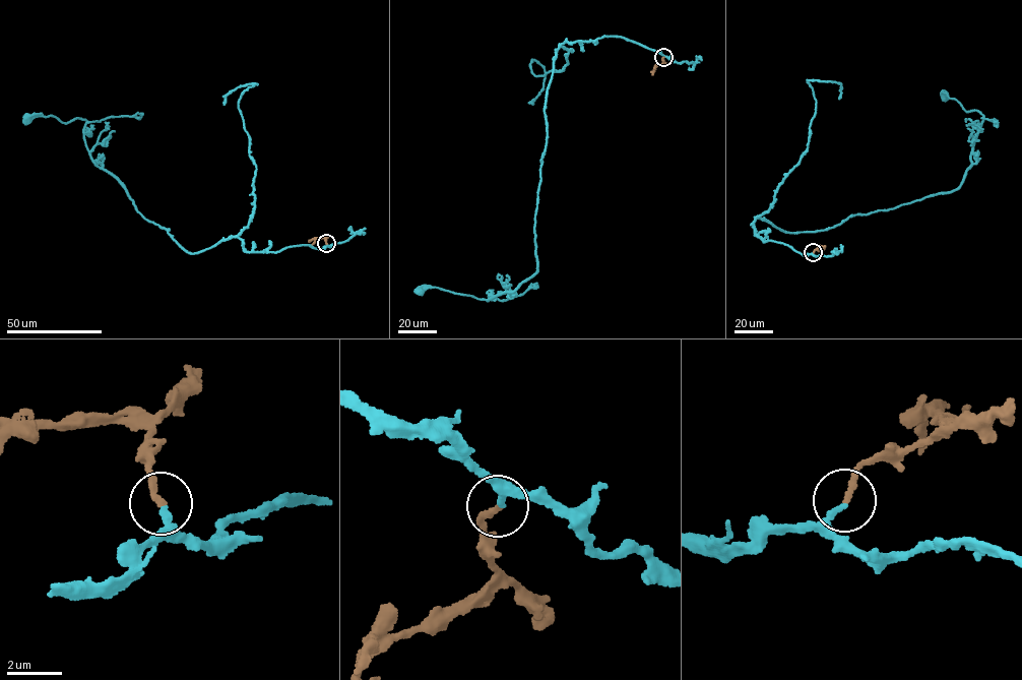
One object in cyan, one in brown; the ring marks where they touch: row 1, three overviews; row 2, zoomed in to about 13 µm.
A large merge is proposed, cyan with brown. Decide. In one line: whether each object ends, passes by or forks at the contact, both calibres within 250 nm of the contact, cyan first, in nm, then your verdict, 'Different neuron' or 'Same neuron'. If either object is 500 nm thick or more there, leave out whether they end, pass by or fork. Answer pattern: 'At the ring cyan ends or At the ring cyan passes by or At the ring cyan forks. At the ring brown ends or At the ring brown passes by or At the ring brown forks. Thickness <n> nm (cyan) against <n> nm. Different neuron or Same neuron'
At the ring cyan ends. At the ring brown ends. Thickness 240 nm (cyan) against 240 nm. Same neuron

